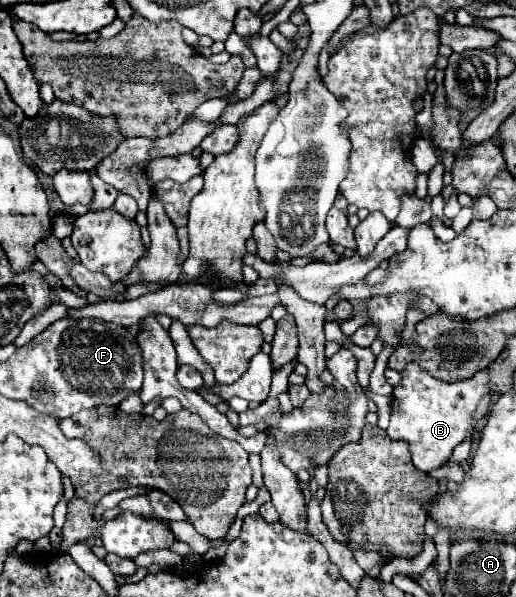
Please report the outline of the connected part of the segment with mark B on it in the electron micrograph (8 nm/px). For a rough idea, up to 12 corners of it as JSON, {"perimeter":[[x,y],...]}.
{"perimeter":[[408,363],[386,429],[416,469],[442,467],[476,425],[488,371],[444,383]]}

